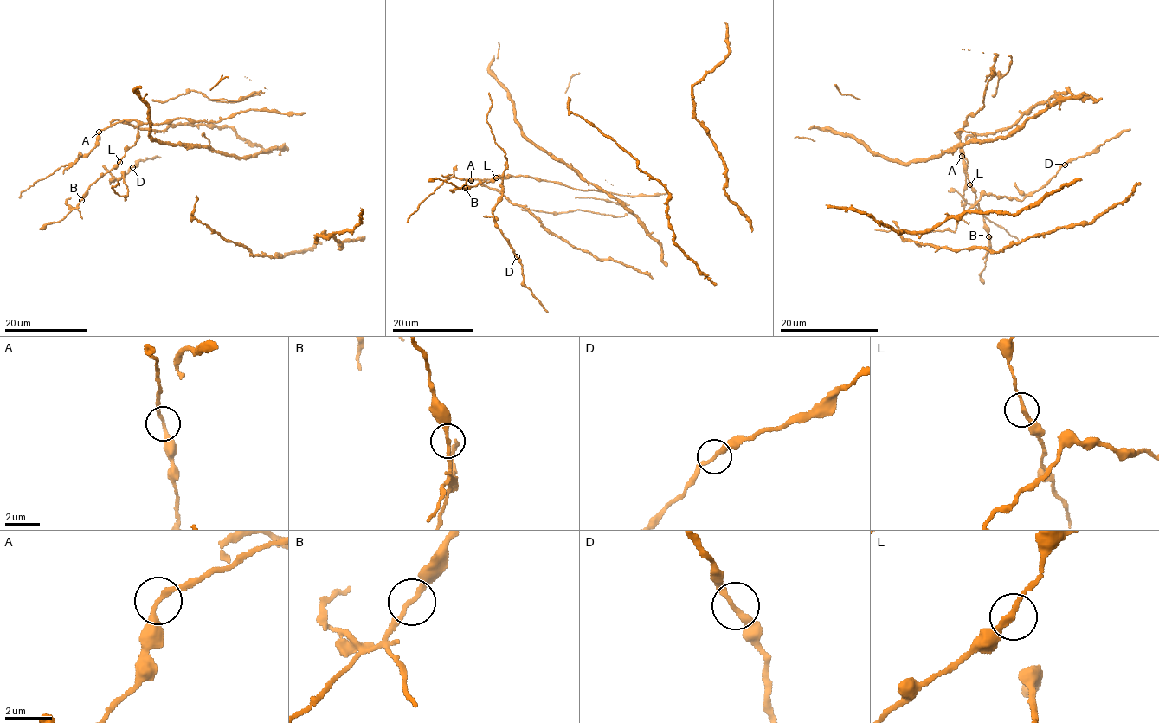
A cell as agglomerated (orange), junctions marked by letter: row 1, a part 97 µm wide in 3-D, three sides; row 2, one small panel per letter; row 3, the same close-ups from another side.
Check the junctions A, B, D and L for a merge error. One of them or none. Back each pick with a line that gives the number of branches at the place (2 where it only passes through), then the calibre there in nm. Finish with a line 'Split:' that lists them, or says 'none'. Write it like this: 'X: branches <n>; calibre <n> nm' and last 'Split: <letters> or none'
A: branches 2; calibre 220 nm
Split: A

